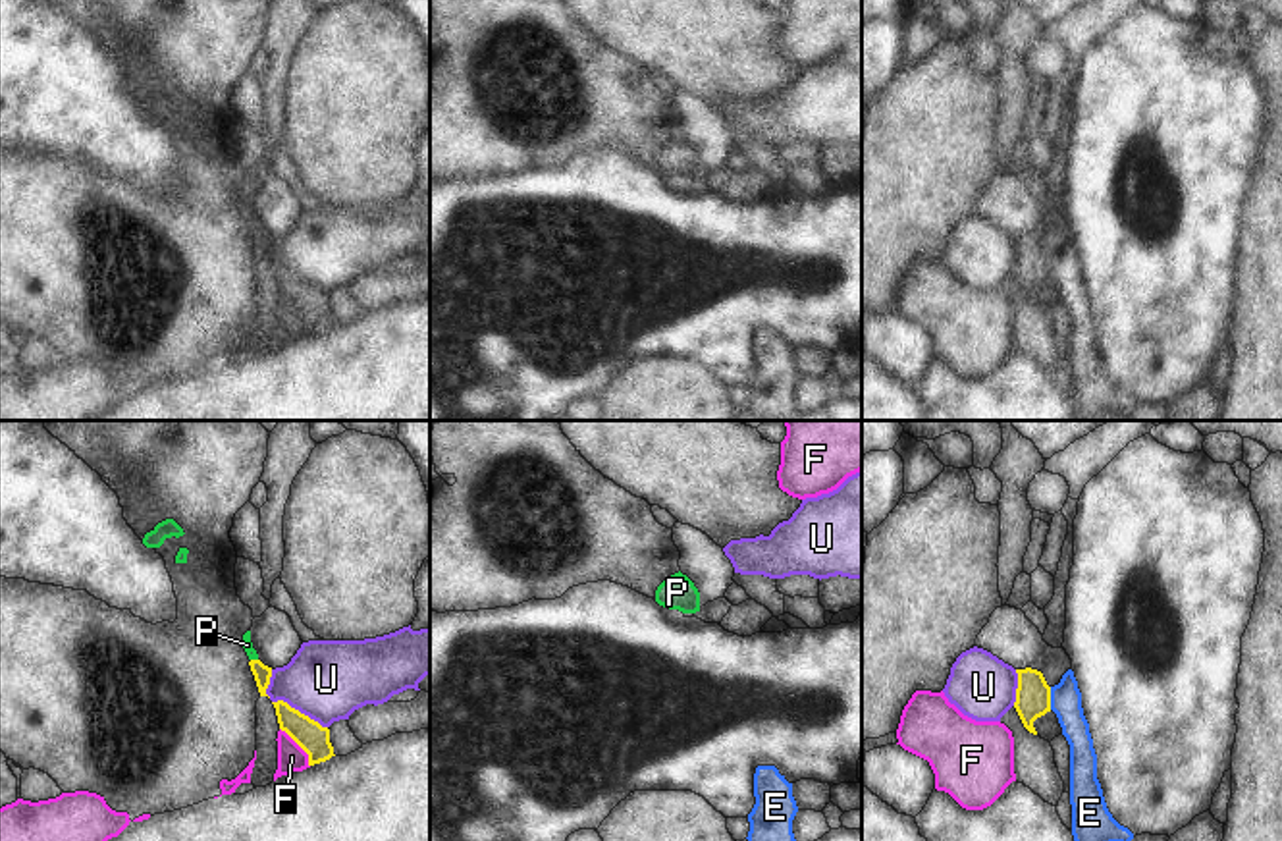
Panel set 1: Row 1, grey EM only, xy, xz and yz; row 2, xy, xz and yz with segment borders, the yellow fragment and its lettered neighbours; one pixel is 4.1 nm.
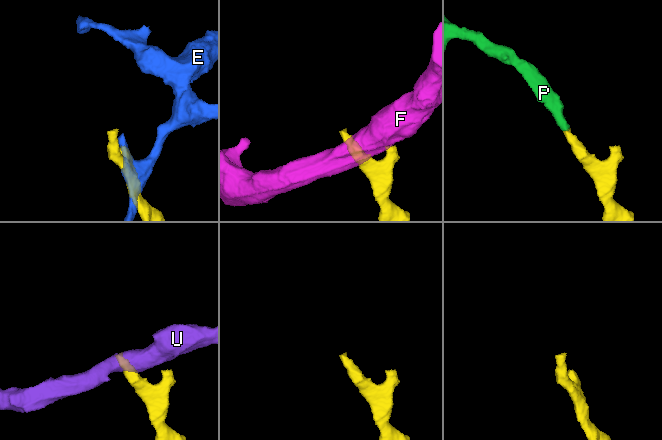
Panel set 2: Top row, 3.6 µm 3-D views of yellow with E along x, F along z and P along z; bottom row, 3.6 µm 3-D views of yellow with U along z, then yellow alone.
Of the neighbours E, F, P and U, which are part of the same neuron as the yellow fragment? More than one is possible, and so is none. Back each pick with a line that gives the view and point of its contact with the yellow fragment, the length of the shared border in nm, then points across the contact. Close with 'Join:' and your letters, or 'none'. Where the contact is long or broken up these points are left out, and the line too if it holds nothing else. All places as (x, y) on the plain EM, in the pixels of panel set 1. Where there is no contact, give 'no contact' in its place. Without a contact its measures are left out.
P: meets yellow in xy at (255, 228); contact 30 nm long; runs through xy (261, 240), (255, 228), (247, 213)
Join: P

